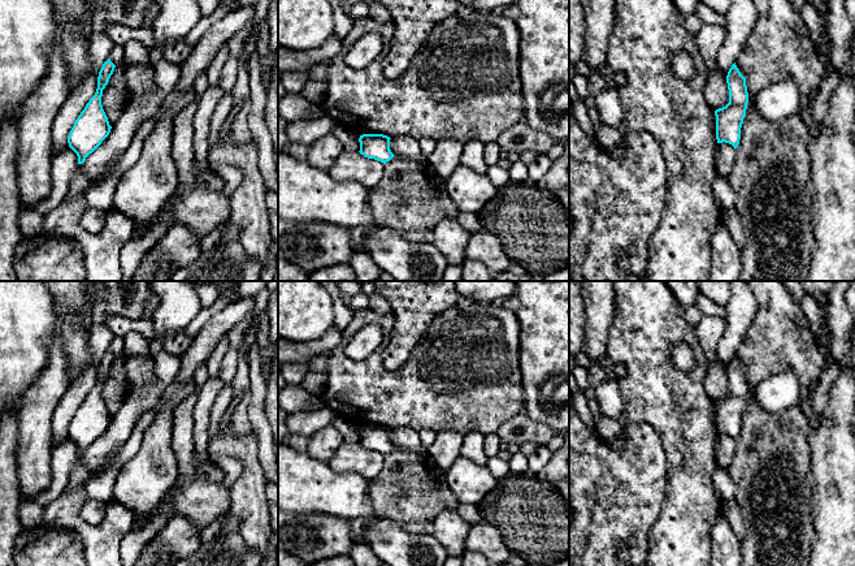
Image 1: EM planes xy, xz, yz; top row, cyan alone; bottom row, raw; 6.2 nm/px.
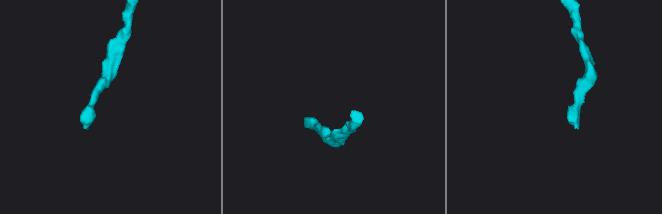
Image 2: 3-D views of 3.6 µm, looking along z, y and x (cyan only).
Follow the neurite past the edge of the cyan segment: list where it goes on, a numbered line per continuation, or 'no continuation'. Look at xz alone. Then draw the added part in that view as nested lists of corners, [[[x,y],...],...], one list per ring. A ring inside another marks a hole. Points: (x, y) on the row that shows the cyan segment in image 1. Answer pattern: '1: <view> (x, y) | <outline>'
no continuation

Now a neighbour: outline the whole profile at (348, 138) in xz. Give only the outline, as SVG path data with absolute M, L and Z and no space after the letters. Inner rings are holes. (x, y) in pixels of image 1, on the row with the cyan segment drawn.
M335 122L330 134L340 141L344 152L356 154L360 151L360 134L348 126Z

